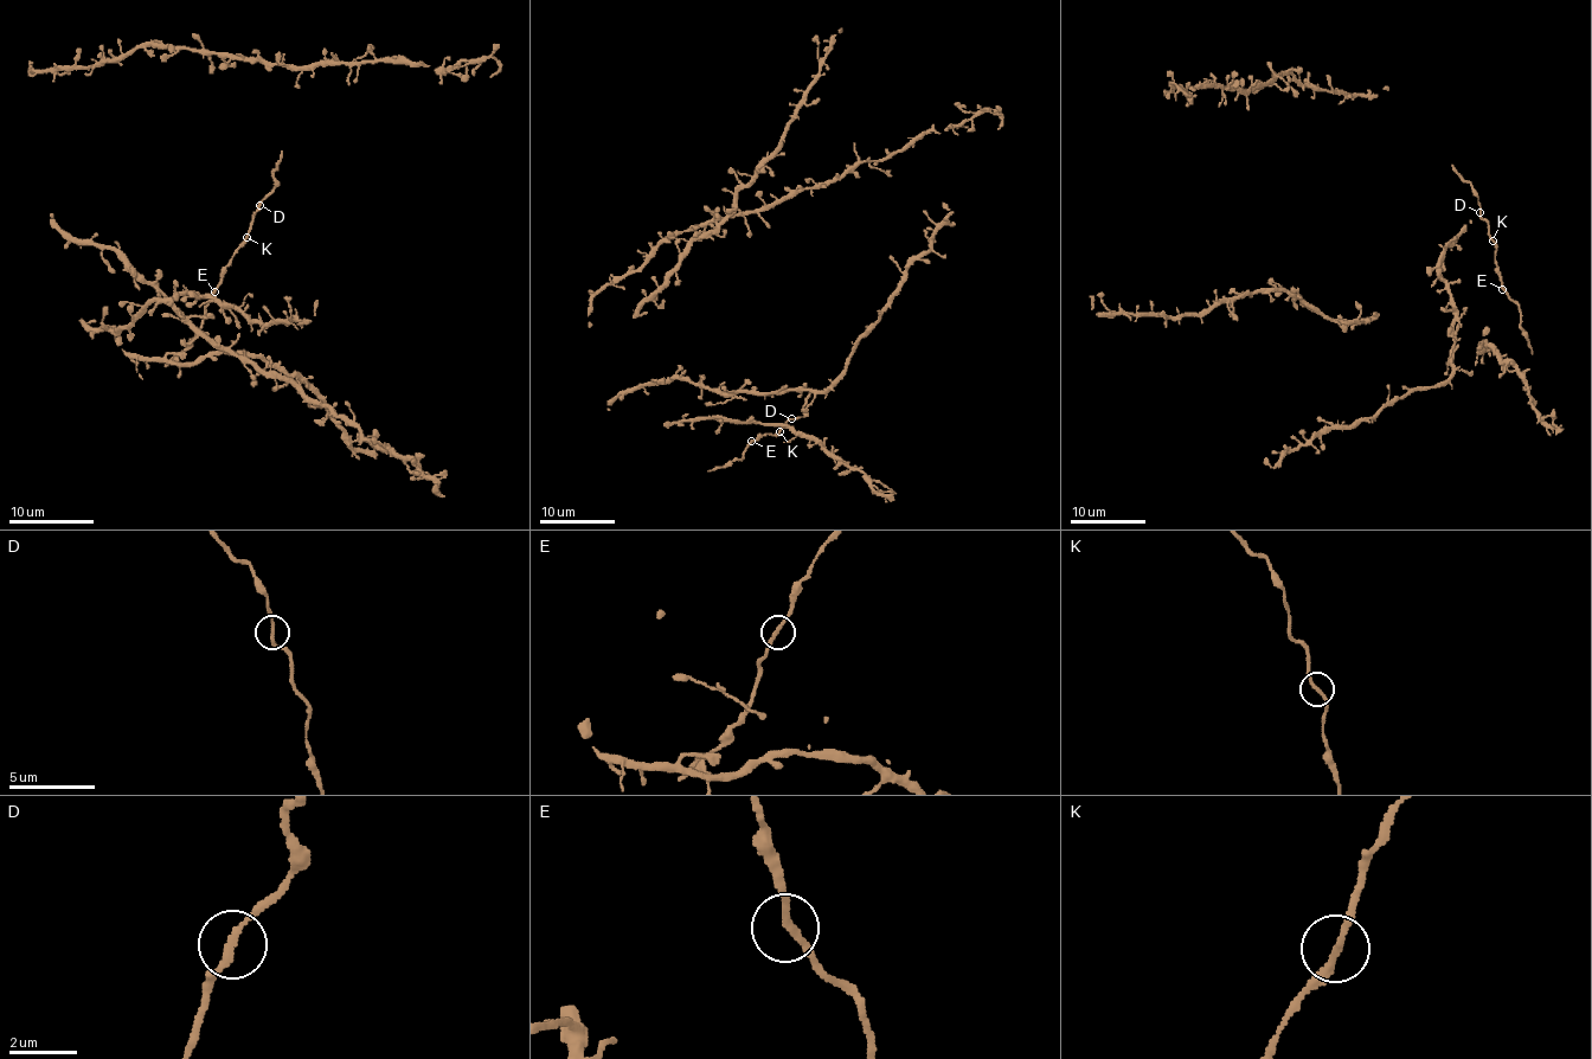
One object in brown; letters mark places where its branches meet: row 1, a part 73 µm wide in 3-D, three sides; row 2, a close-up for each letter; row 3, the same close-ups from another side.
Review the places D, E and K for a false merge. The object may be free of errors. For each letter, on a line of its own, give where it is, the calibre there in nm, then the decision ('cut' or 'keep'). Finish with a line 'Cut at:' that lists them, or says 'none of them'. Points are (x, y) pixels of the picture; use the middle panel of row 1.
D: at (791, 418); 190 nm thick; keep
E: at (751, 441); 200 nm thick; keep
K: at (780, 431); 190 nm thick; keep
Cut at: none of them

